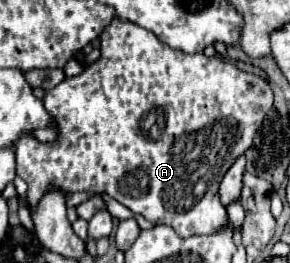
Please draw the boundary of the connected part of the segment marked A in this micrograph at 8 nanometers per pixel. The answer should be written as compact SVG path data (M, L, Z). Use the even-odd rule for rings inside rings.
M114 18L112 24L102 32L100 36L100 60L96 64L92 64L90 68L86 68L80 76L76 78L66 78L62 84L58 84L52 90L46 90L44 96L44 108L52 114L52 118L58 122L60 128L60 138L58 142L52 142L50 146L40 144L34 138L20 138L20 142L16 144L16 174L28 184L28 192L26 192L26 202L28 202L28 210L34 212L38 202L42 200L42 196L50 190L56 188L64 194L74 194L74 192L94 192L94 194L108 194L114 200L118 200L120 204L124 204L126 208L130 208L136 214L142 214L148 222L152 224L168 224L176 230L178 236L188 238L194 234L216 234L224 228L230 228L234 234L234 240L240 238L238 230L232 226L228 212L224 208L224 204L220 202L220 194L218 194L218 186L222 176L226 174L226 170L232 166L234 158L238 158L240 154L244 154L250 148L250 142L254 140L254 134L258 130L258 126L262 126L262 120L266 118L268 110L272 108L274 102L274 94L270 90L270 86L266 84L266 80L262 76L244 72L240 68L236 68L230 62L224 62L216 56L208 58L204 54L184 54L180 50L174 50L170 46L166 46L164 42L160 42L158 38L154 38L154 34L150 34L150 30L132 24L132 22L124 22Z

